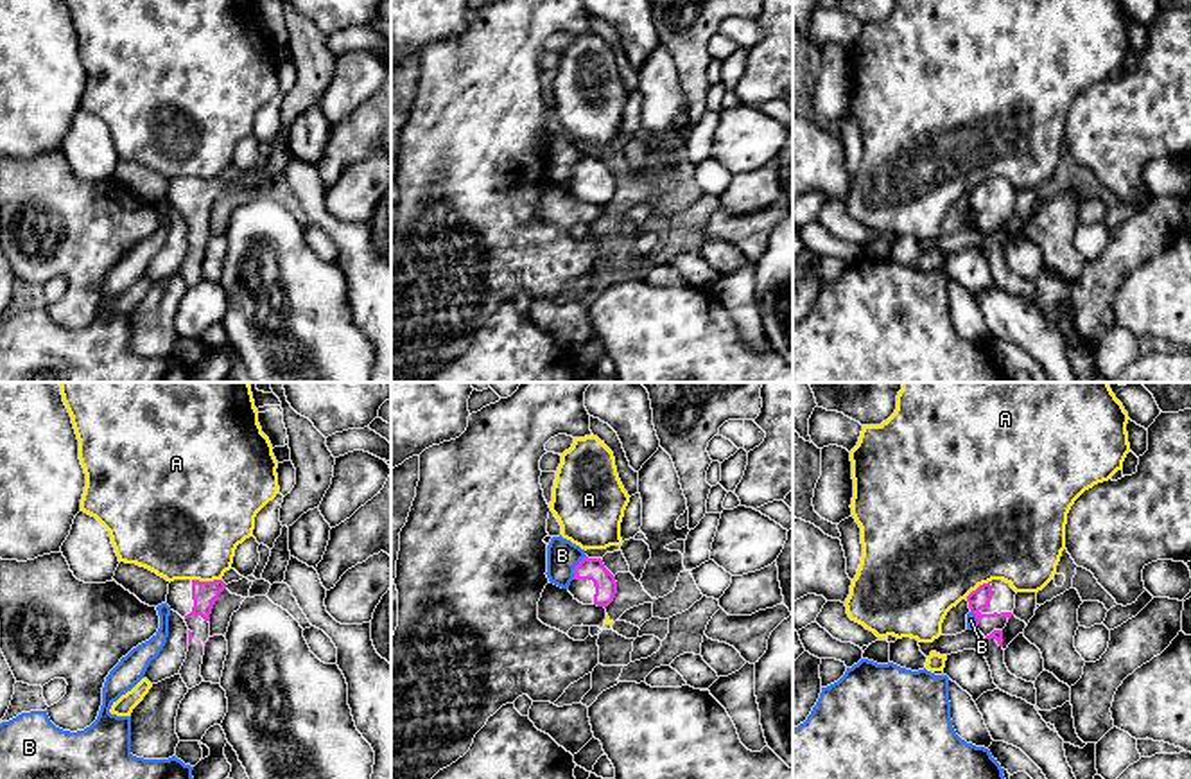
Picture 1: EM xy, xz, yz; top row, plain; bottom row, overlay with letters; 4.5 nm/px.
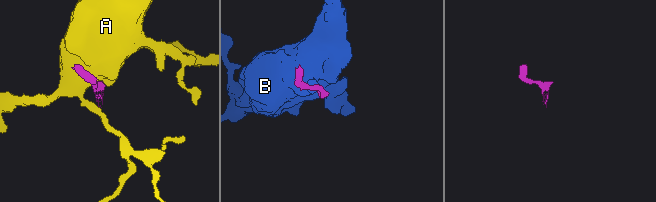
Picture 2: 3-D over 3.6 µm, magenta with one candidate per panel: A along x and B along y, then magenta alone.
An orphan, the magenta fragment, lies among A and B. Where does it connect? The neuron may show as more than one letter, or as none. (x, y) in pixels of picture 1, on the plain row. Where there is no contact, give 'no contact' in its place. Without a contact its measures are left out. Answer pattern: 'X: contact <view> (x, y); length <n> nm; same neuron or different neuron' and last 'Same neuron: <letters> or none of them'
A: contact xy (207, 180); length 140 nm; different neuron
B: contact xz (574, 166); length 130 nm; different neuron
Same neuron: none of them

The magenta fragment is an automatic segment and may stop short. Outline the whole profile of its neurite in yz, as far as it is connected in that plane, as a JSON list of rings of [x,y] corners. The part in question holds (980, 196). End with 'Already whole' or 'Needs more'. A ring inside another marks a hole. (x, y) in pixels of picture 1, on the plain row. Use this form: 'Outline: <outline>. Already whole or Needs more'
Outline: [[[992,178],[979,183],[967,194],[969,206],[978,217],[976,228],[985,233],[985,257],[990,264],[994,282],[1001,289],[1031,302],[1042,318],[1056,327],[1064,341],[1083,346],[1087,341],[1083,341],[1076,332],[1071,298],[1062,305],[1040,309],[1037,305],[1035,282],[1017,276],[1004,262],[1003,226],[1013,214],[1015,192],[1017,190],[1010,185],[1010,181],[1003,178]]]. Needs more

